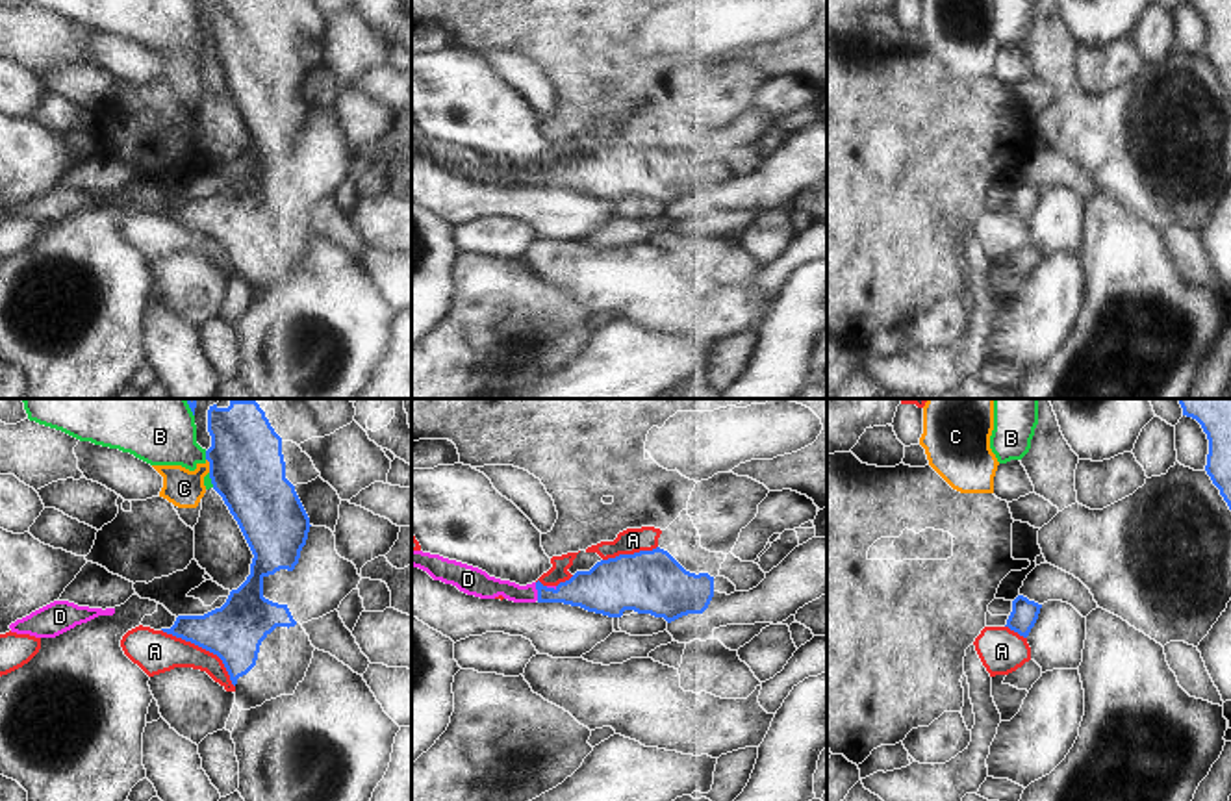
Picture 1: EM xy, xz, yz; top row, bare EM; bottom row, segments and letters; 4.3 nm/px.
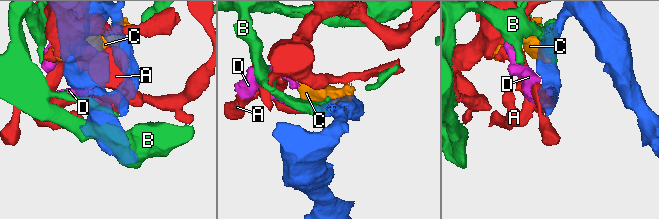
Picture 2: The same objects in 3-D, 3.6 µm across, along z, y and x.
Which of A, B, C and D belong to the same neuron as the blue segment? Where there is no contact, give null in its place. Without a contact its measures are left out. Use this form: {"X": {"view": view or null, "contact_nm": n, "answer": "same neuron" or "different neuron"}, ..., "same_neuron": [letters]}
{"A": {"view": "xy", "contact_nm": 400, "answer": "different neuron"}, "B": {"view": "xy", "contact_nm": 40, "answer": "different neuron"}, "C": {"view": "xy", "contact_nm": 70, "answer": "different neuron"}, "D": {"view": "xz", "contact_nm": 80, "answer": "same neuron"}, "same_neuron": ["D"]}

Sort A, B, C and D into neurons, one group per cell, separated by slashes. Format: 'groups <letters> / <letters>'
groups A / B / C / D

